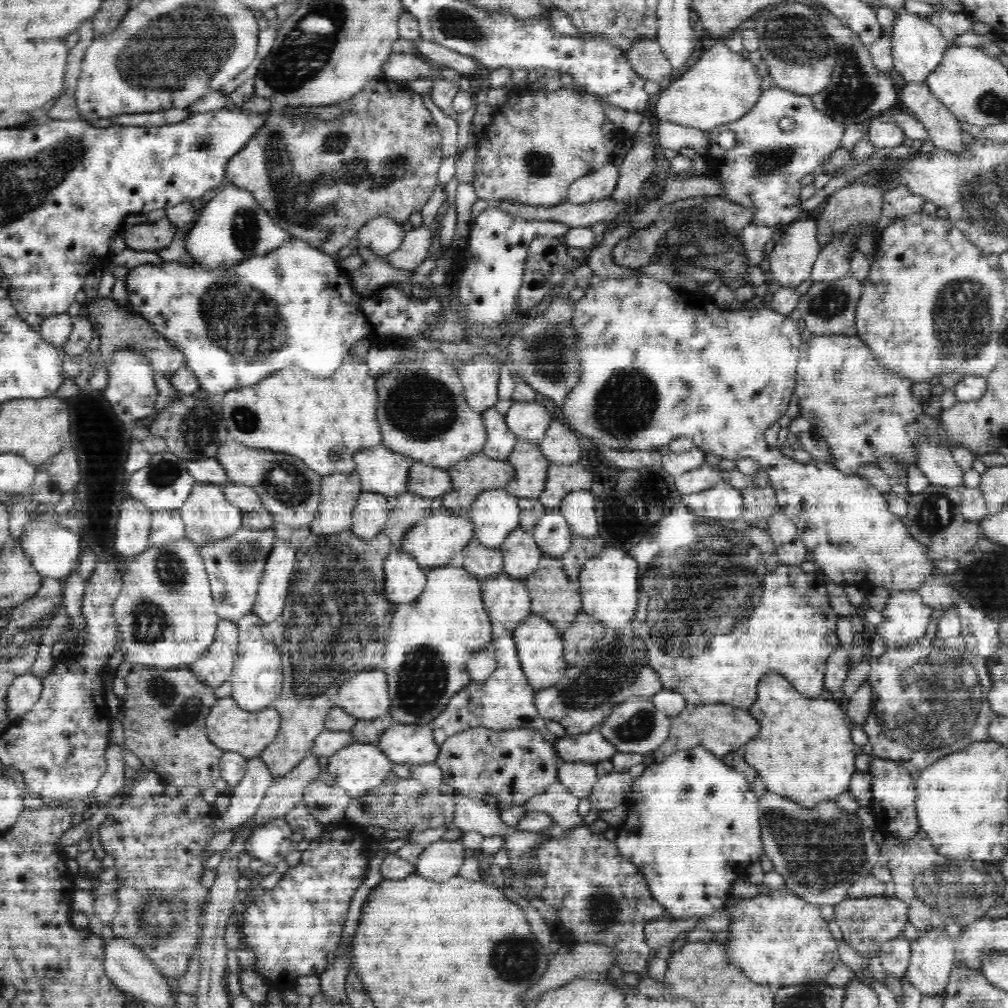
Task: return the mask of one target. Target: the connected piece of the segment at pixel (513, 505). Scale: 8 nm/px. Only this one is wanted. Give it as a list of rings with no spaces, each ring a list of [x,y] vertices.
[[[504,488],[482,491],[470,508],[469,520],[472,521],[475,537],[486,548],[498,548],[515,528],[520,527],[521,513],[518,497],[512,496]]]

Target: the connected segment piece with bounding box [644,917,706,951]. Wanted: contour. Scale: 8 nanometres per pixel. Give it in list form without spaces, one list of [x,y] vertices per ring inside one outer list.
[[[706,917],[650,920],[644,927],[645,941],[653,951],[673,943],[678,936],[693,930]]]

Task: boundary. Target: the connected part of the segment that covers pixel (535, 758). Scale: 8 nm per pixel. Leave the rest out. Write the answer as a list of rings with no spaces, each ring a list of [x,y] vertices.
[[[474,727],[450,736],[442,743],[440,749],[435,763],[441,768],[443,783],[450,784],[454,788],[453,794],[464,795],[471,799],[482,799],[488,805],[496,806],[499,810],[522,805],[557,781],[560,758],[553,746],[538,731],[531,728],[494,730]]]

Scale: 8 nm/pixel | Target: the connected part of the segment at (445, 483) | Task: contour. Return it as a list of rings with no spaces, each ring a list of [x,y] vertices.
[[[413,461],[410,467],[408,489],[410,493],[434,499],[452,490],[453,484],[447,469],[434,468],[422,462]]]

